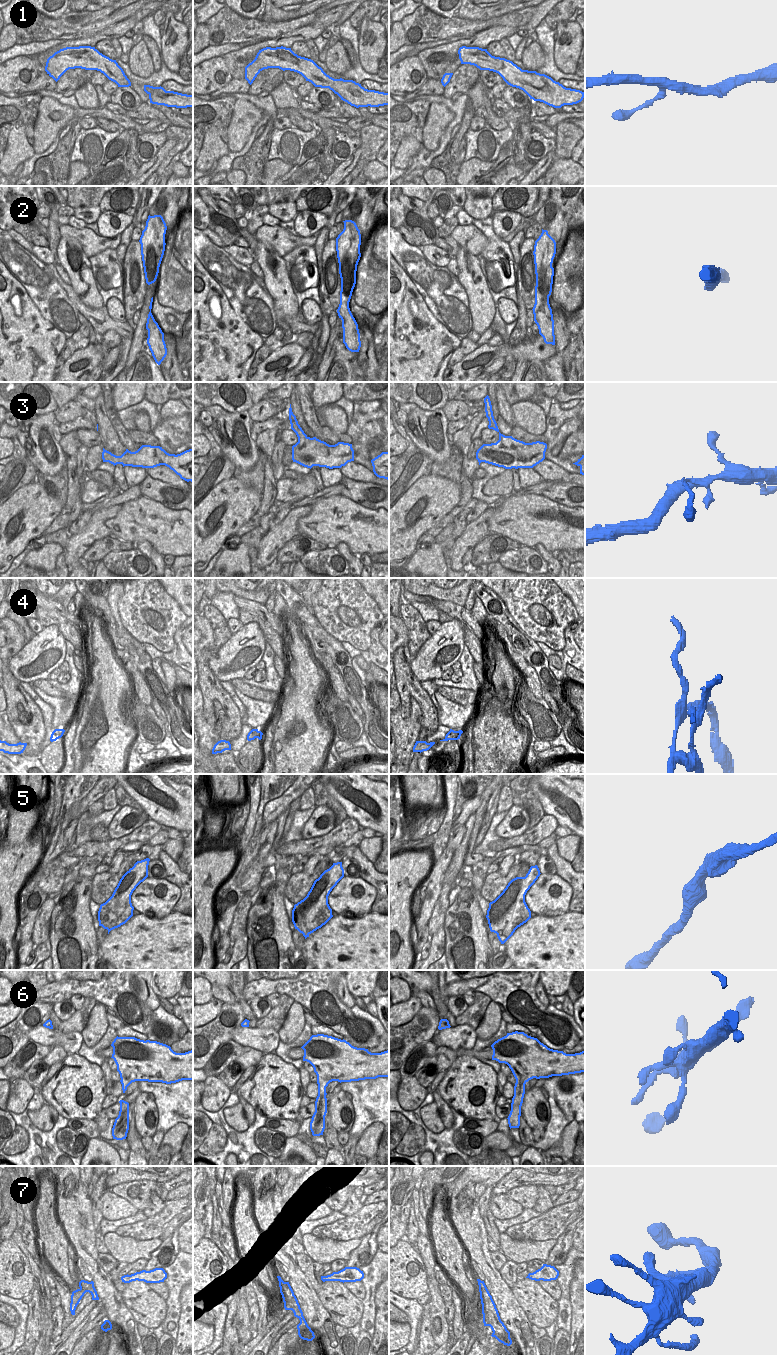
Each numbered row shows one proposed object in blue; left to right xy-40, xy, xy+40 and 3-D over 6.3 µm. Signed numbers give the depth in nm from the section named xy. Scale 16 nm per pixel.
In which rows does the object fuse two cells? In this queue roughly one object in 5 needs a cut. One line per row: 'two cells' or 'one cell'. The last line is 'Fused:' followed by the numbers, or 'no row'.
1: one cell
2: one cell
3: one cell
4: two cells
5: one cell
6: one cell
7: one cell
Fused: 4

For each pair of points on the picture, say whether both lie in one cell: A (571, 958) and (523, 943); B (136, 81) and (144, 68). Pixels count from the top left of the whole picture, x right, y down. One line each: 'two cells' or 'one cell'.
A: one cell
B: two cells

